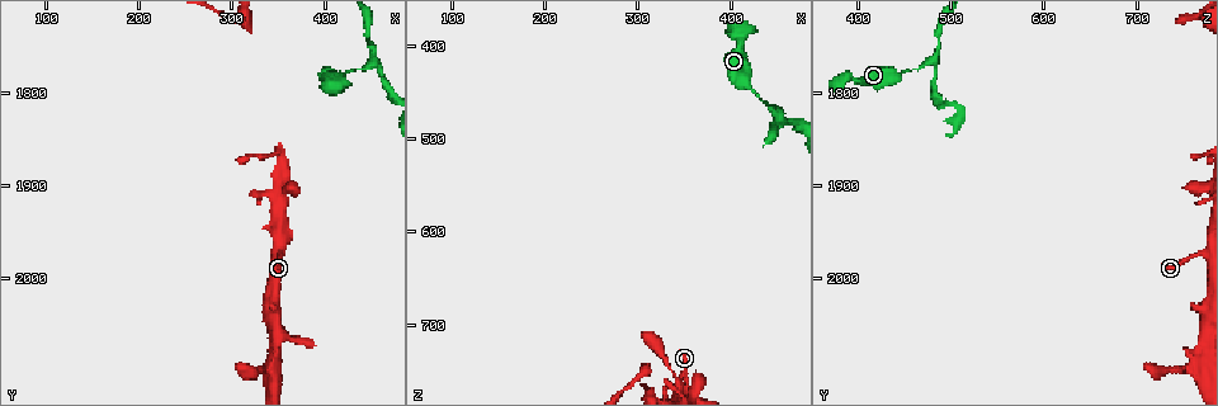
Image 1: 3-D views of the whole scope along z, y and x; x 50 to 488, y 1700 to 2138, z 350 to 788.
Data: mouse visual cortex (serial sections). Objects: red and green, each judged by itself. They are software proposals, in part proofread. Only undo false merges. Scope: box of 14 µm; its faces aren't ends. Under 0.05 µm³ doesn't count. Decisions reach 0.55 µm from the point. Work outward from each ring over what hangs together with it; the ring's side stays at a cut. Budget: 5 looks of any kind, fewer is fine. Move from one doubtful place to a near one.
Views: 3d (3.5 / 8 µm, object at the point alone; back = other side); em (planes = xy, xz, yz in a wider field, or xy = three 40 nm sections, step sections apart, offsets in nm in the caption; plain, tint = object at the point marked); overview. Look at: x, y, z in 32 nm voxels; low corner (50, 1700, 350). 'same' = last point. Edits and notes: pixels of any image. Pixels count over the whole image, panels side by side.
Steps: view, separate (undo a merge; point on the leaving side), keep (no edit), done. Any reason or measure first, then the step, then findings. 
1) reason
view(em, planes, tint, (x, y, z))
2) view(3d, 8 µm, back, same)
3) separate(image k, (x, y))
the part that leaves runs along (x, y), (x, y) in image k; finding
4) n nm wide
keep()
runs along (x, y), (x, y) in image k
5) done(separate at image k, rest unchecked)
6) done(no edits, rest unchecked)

sudden change in width
view(3d, 3.5 µm, back, (420, 1780, 445))

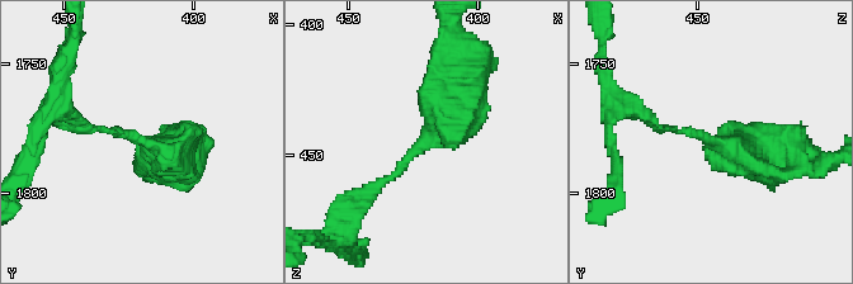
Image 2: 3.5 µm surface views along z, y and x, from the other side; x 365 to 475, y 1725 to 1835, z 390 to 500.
arms of 100, 450 nm
view(em, planes, tint, (422, 1779, 445))

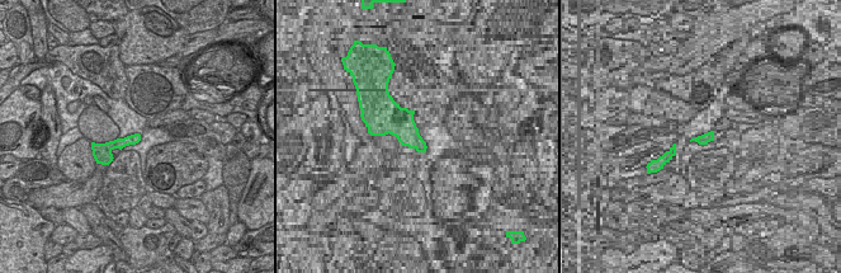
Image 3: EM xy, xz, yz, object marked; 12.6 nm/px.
130 nm wide
keep()
runs along (466, 81), (449, 121), (361, 202) in image 2; continuous, no second cell

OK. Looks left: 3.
calibre changes
view(3d, 3.5 µm, (350, 1970, 765))

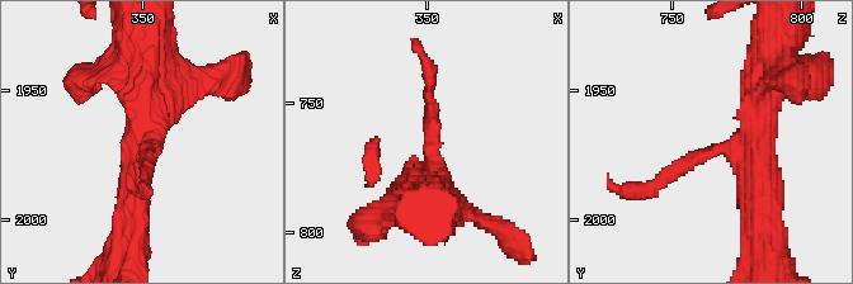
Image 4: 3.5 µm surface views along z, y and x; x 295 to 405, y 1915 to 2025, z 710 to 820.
now the EM
view(em, planes, plain, (352, 1973, 767))

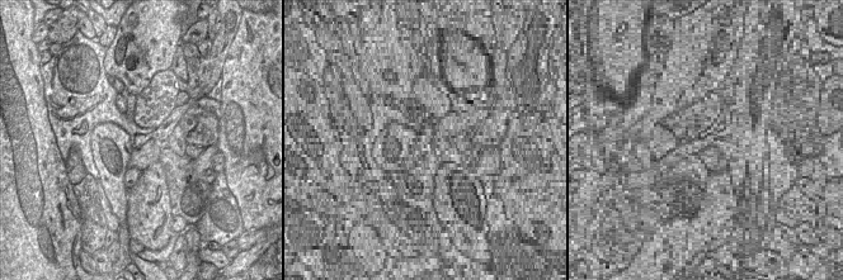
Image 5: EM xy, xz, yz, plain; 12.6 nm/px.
where the object lies
view(em, planes, tint, same)

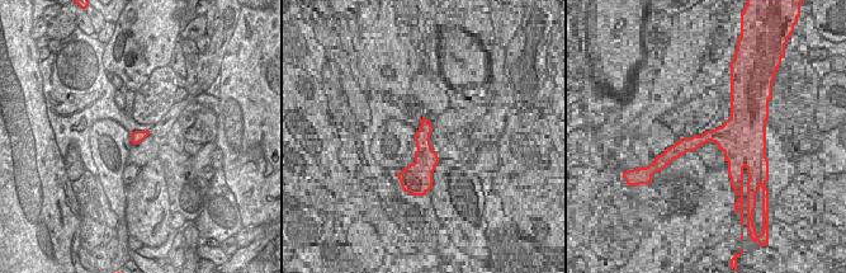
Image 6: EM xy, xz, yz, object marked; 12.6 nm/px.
keep()
all the same cell

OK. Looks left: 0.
done(no edits, rest unchecked)

